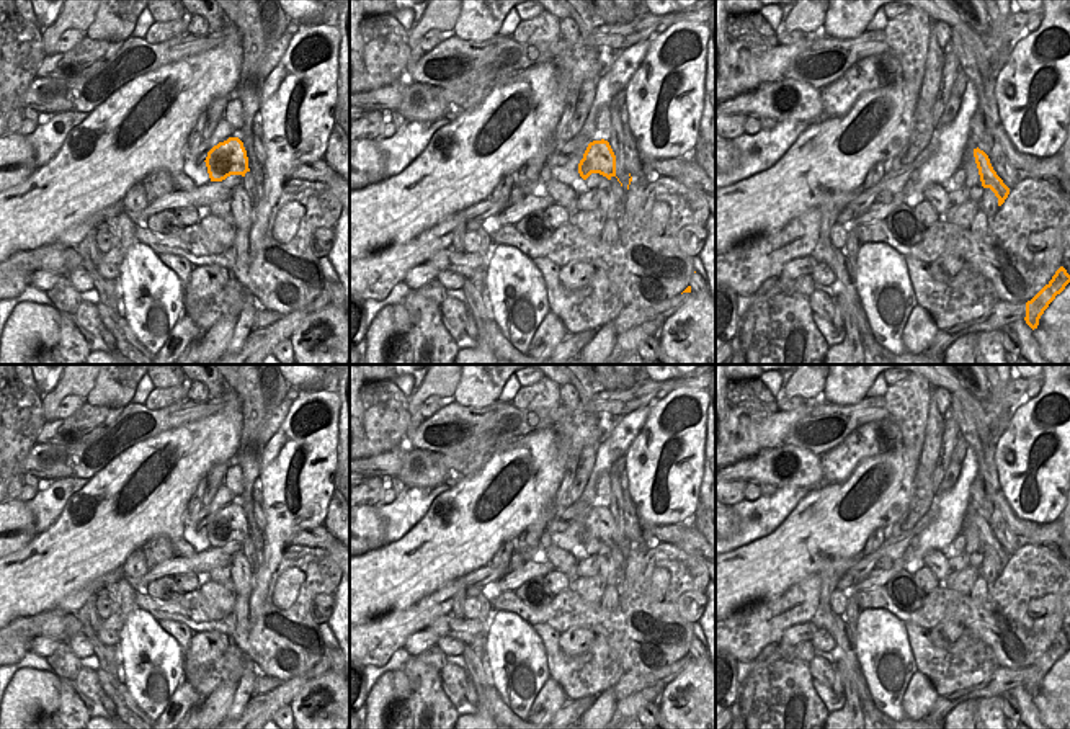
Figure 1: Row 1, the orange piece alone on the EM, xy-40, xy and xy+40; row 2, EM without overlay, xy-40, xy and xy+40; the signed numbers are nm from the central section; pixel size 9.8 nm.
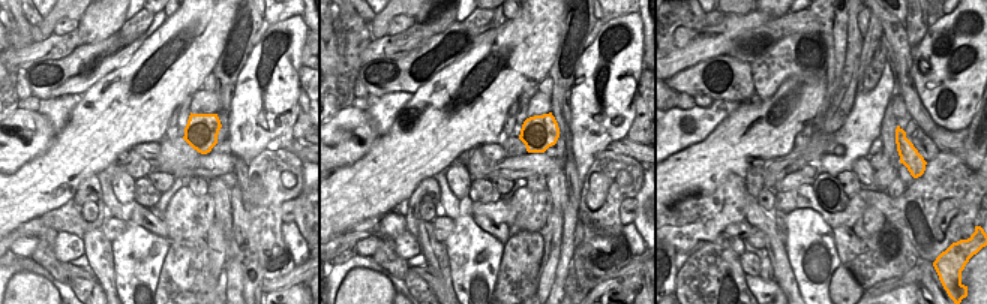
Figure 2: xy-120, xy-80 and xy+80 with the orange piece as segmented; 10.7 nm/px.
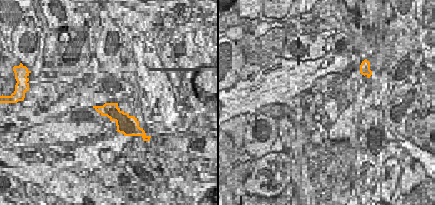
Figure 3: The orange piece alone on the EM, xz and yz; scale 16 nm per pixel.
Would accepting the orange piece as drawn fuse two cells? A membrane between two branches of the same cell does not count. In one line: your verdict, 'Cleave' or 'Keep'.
Keep

